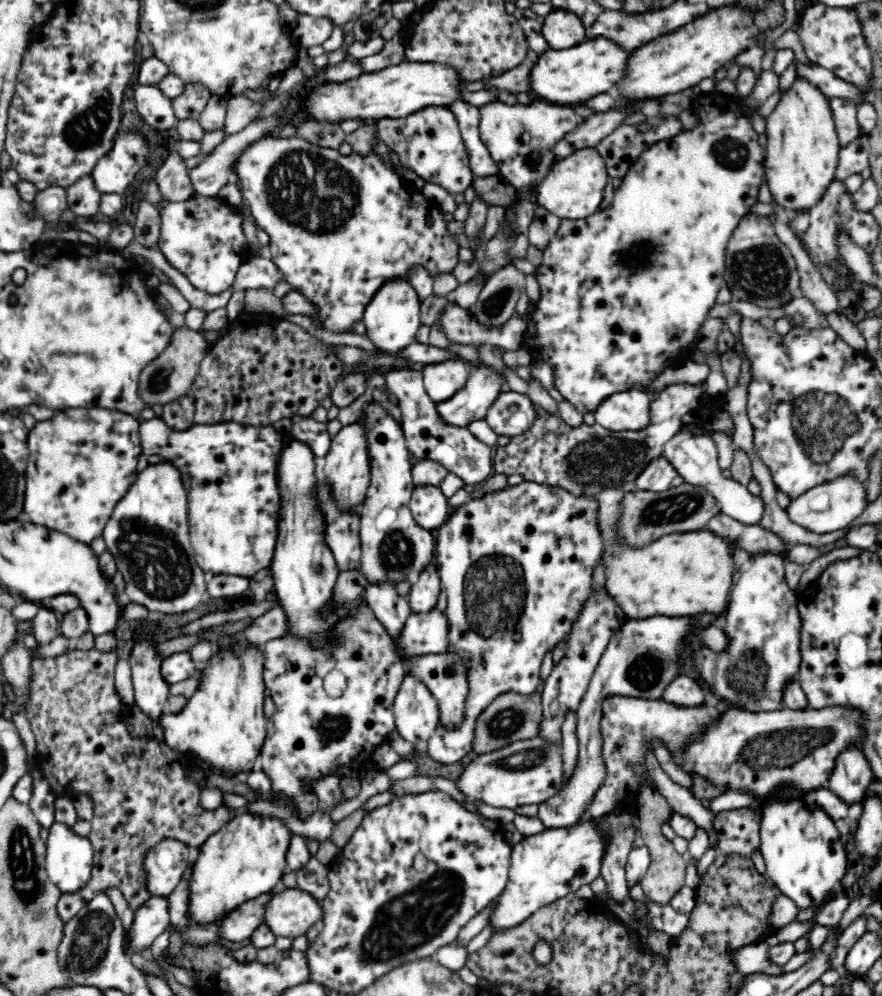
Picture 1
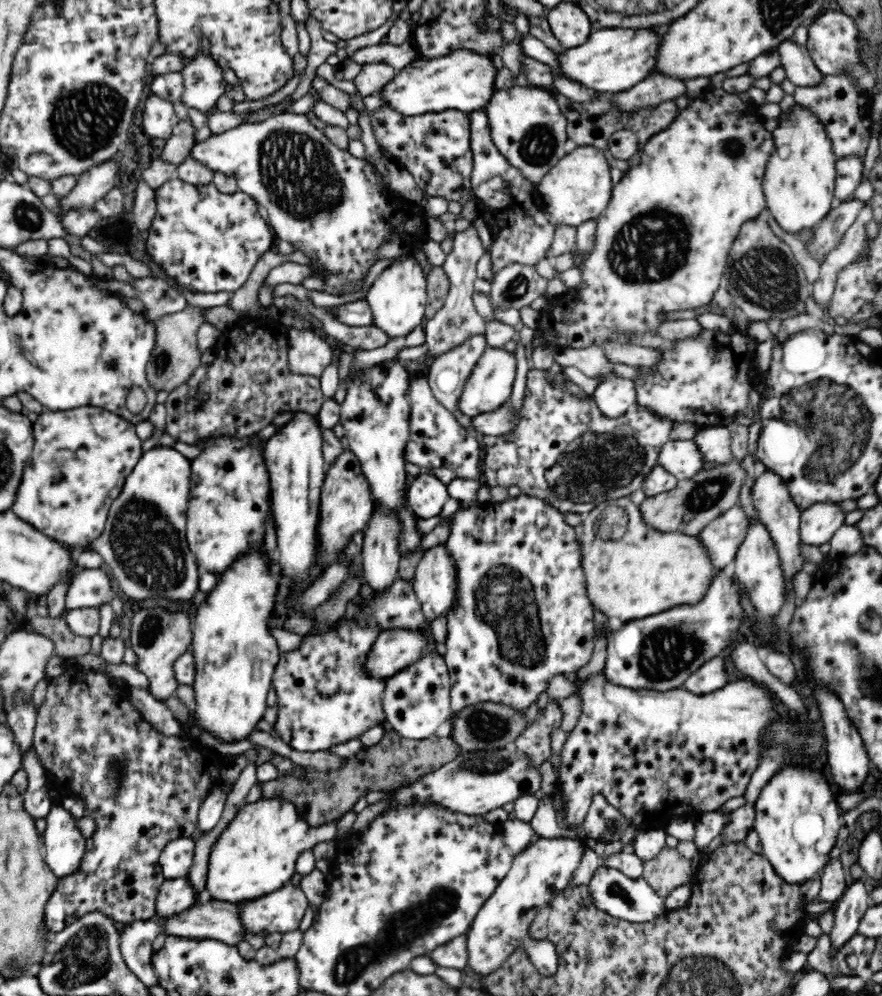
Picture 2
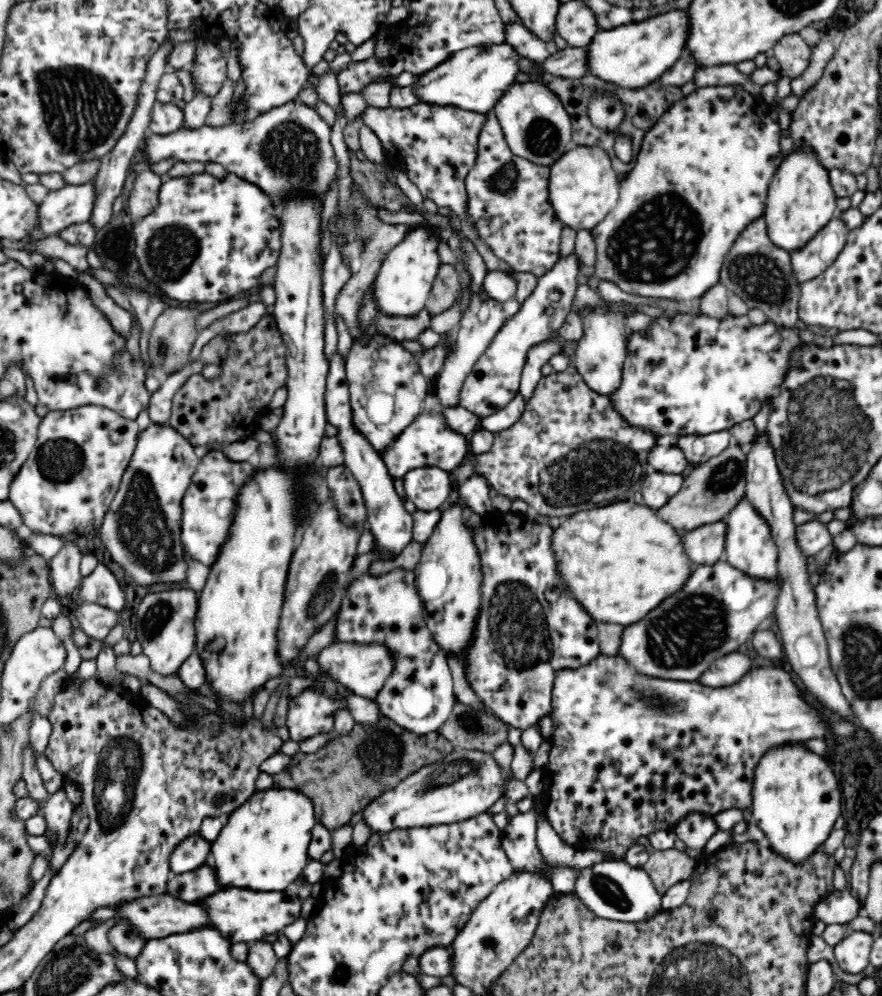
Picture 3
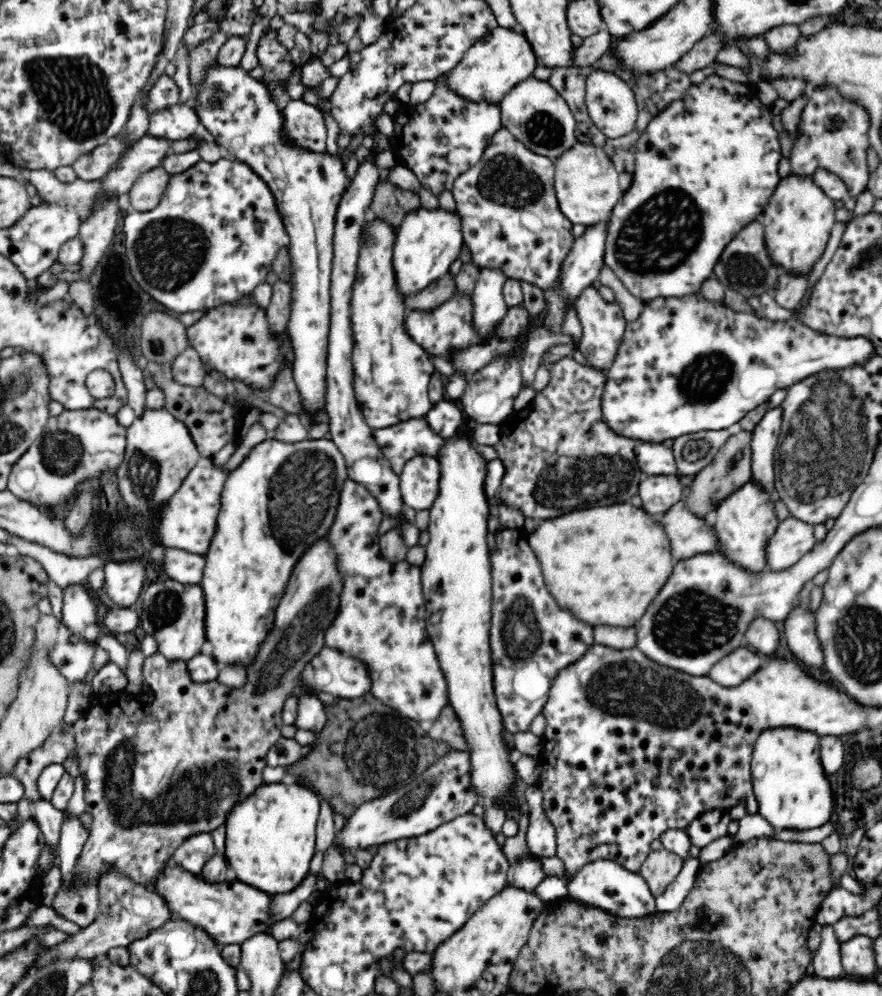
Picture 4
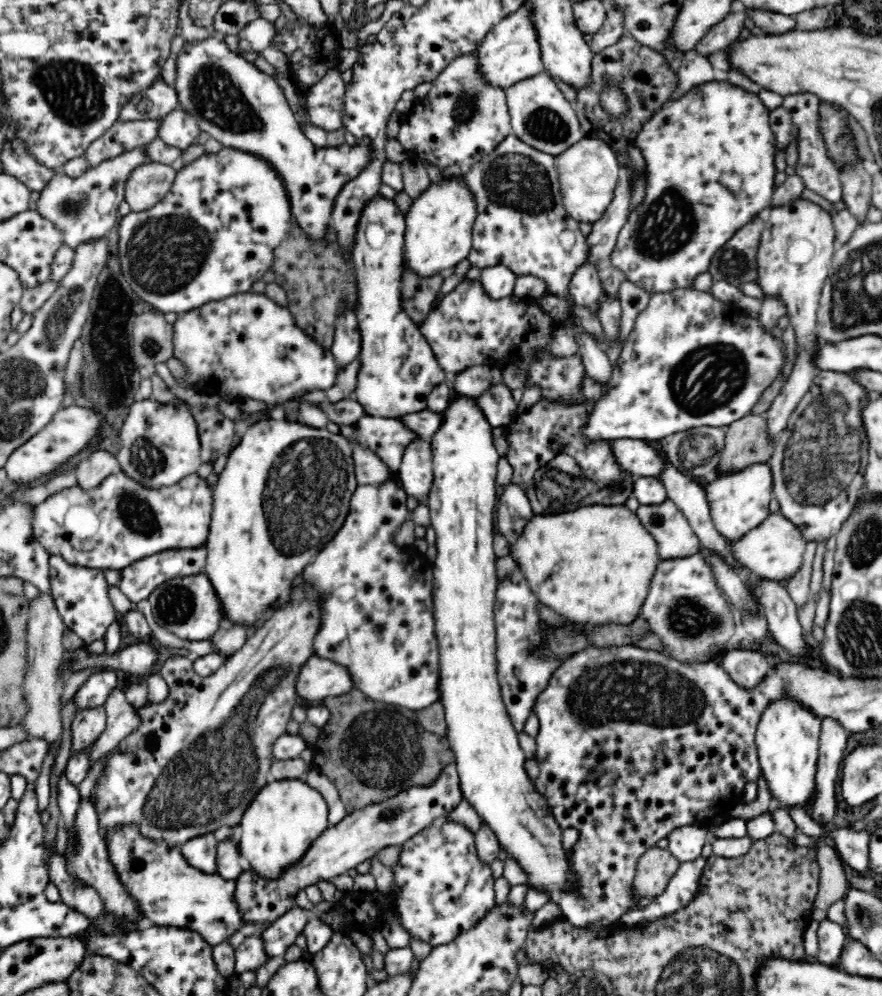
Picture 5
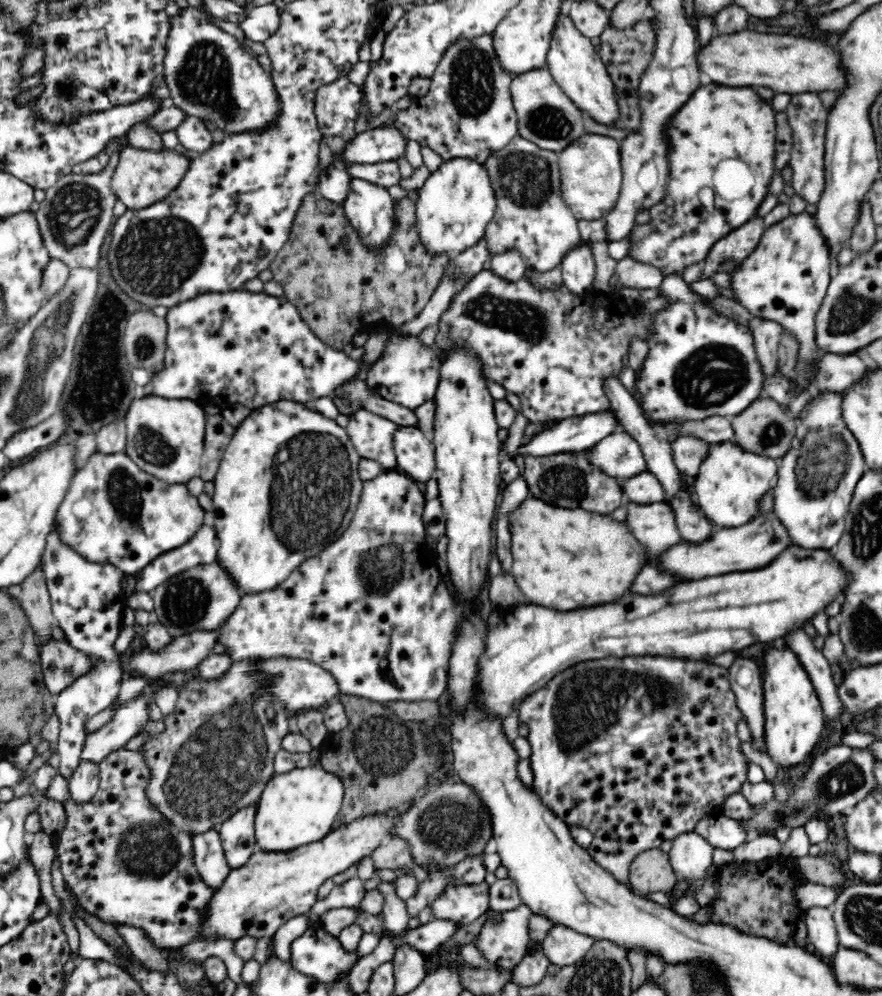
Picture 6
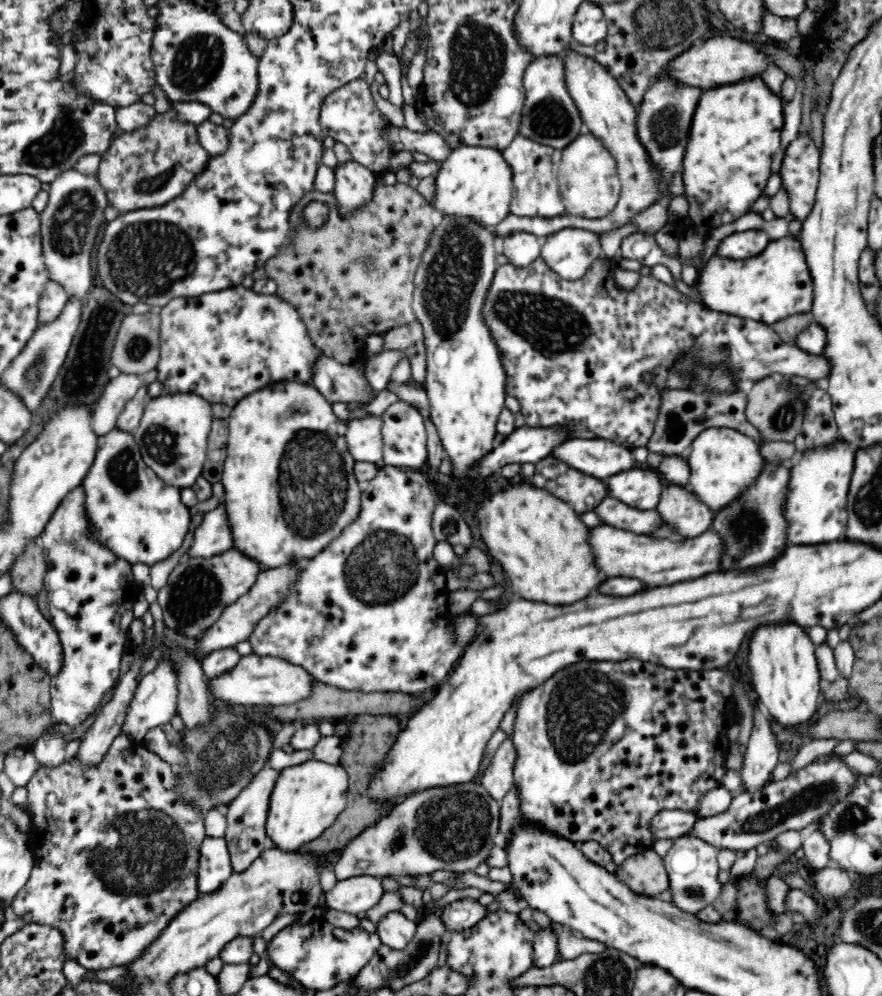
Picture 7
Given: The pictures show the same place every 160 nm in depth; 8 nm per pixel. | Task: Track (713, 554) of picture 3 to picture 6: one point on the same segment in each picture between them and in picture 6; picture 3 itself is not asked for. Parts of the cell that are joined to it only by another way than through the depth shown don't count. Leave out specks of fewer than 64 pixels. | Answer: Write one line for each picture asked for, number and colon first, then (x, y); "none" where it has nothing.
4: (690, 536)
5: (676, 539)
6: (655, 526)

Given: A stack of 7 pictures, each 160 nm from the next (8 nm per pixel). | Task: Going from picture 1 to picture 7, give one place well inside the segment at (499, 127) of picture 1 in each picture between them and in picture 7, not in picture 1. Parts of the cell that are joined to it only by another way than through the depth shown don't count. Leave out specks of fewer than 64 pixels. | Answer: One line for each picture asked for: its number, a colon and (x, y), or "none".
2: (527, 126)
3: (536, 127)
4: (534, 112)
5: (540, 115)
6: (546, 115)
7: (549, 116)

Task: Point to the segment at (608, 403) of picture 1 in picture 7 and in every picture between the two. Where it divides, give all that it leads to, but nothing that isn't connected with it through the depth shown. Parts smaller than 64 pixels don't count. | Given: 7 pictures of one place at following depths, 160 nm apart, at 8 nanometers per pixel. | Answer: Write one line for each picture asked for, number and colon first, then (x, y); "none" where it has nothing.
2: (615, 396)
3: (601, 352)
4: (603, 323)
5: (585, 289)
6: (578, 268)
7: (570, 252)

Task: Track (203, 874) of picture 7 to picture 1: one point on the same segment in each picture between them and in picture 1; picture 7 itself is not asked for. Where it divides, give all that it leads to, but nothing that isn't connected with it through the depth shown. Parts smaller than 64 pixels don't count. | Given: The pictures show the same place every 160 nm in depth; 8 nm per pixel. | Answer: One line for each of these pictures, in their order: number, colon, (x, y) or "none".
1: (164, 865)
2: (176, 858)
3: (189, 855)
4: (192, 855)
5: (200, 851)
6: (208, 854)

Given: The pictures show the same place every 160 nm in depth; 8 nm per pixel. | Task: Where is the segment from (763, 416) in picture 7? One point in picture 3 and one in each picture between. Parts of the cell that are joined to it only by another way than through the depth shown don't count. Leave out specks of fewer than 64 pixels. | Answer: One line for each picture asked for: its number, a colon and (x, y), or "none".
3: (713, 489)
4: (730, 468)
5: (746, 440)
6: (762, 429)

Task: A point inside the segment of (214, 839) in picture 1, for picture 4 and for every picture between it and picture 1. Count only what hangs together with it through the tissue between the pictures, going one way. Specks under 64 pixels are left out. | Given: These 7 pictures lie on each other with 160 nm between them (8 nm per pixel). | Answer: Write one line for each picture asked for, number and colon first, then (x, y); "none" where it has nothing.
2: (255, 854)
3: (263, 846)
4: (270, 841)

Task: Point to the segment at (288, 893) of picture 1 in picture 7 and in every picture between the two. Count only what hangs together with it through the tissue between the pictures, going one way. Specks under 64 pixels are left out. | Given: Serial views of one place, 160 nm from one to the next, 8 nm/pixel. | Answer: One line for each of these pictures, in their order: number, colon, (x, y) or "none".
2: (281, 911)
3: (241, 915)
4: (230, 911)
5: (169, 892)
6: (123, 861)
7: (116, 854)

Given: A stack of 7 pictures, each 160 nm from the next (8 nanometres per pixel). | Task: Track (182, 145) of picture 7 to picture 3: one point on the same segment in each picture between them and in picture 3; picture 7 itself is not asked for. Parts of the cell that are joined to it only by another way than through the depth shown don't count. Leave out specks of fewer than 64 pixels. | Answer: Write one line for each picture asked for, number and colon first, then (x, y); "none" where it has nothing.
3: (143, 199)
4: (145, 195)
5: (148, 184)
6: (143, 177)

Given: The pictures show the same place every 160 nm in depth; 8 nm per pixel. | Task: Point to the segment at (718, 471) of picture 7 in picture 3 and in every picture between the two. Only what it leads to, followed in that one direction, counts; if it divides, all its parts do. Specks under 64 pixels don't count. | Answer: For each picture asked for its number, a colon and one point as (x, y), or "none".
3: (750, 548)
4: (745, 522)
5: (738, 502)
6: (730, 483)

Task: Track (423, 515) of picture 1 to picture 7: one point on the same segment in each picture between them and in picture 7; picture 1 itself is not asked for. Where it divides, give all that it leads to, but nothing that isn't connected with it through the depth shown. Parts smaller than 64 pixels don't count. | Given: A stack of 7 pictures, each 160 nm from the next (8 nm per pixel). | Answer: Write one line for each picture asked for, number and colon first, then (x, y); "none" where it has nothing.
2: (426, 495)
3: (427, 487)
4: (419, 481)
5: (415, 475)
6: (415, 458)
7: (404, 436)

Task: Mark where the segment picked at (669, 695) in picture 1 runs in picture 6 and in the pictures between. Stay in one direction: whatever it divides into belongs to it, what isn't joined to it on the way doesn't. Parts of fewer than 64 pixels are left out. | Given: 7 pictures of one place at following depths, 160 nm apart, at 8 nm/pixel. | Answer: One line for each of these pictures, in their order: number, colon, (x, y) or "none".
2: (712, 676)
3: (728, 670)
4: (737, 666)
5: (747, 667)
6: (746, 678)

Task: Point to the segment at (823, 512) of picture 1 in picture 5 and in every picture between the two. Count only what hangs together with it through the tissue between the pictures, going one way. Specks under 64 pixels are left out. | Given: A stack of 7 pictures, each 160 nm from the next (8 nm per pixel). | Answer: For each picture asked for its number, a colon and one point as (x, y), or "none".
2: (819, 522)
3: (813, 536)
4: (794, 539)
5: (775, 550)

